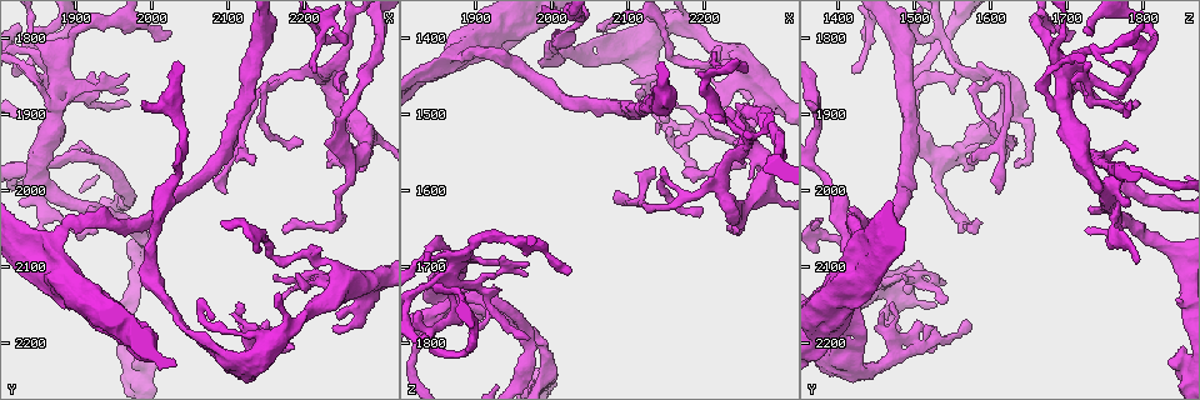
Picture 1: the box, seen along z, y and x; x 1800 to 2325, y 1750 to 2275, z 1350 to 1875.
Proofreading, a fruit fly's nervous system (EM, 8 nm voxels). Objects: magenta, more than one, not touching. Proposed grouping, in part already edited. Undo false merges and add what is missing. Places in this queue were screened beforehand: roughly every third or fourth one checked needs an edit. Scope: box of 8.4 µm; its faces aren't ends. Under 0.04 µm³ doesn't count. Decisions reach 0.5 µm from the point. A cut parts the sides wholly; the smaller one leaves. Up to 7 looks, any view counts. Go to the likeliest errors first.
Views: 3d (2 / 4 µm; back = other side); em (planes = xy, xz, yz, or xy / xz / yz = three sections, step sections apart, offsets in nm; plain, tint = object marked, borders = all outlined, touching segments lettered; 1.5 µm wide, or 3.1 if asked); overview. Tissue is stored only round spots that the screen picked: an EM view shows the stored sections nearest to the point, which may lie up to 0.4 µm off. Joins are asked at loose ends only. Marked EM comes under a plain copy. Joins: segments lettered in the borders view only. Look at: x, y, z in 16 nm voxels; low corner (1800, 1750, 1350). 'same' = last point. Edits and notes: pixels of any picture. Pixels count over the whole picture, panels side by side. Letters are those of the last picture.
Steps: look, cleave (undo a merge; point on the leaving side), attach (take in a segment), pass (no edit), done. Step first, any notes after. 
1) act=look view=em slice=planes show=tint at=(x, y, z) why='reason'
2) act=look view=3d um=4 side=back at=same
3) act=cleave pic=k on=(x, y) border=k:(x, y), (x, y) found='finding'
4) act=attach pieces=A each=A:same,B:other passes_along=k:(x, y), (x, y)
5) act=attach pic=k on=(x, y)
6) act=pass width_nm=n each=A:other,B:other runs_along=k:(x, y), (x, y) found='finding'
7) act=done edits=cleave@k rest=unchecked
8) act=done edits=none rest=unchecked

act=look view=em slice=planes show=borders at=(2245, 1870, 1495) why='tapers out'

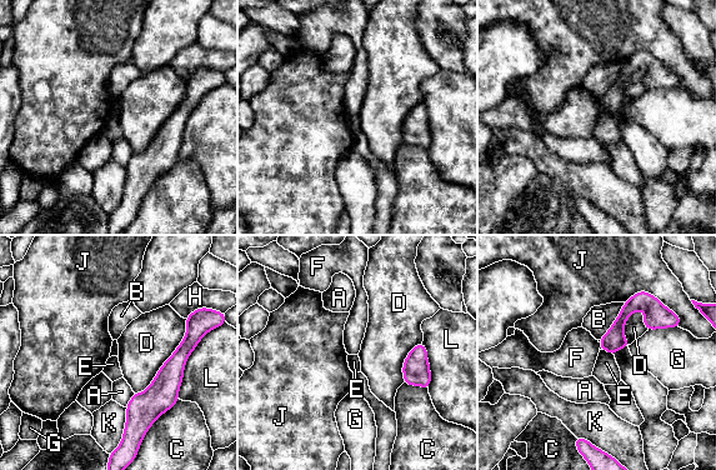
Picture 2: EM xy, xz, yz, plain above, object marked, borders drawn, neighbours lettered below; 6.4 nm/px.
act=pass width_nm=140 each=A:other,B:other,C:other,D:other,E:other,F:other,G:other,H:other,J:other,K:other,L:other border=2:(602, 349), (614, 356) found='none of them fits'

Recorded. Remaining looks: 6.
act=look view=3d um=4 at=(2255, 2115, 1515) why='thick end'

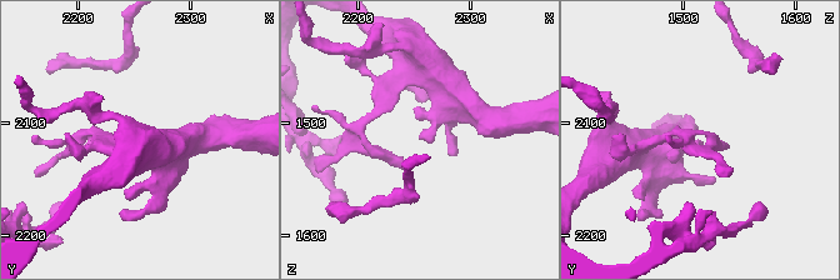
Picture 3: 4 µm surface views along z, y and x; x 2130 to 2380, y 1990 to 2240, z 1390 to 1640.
act=look view=em slice=xz step=8 show=tint at=(2262, 2112, 1516)

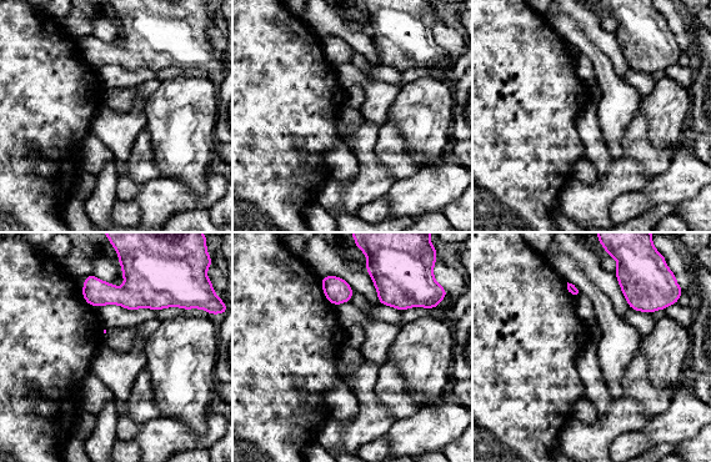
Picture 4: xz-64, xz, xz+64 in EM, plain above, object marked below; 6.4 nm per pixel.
act=look view=em slice=xz step=8 show=borders at=same why='see the neighbours'

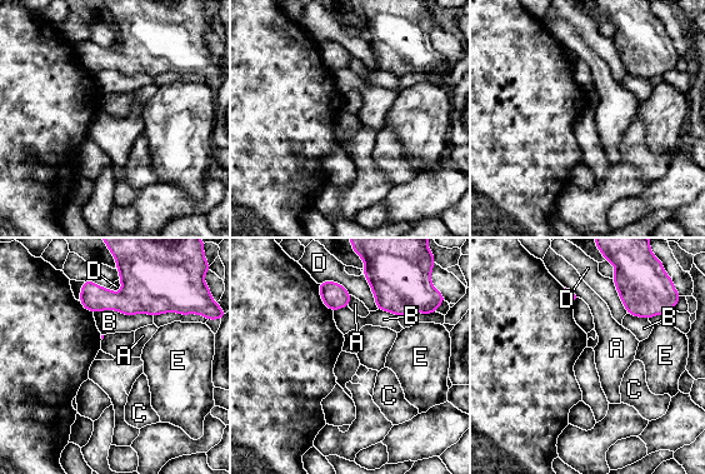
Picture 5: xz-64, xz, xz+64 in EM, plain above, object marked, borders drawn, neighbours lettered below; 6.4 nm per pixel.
act=pass longest_contact=B:380nm each=A:other,B:other,C:other,D:other,E:other border=5:(94, 312), (153, 317) found='none of them fits'

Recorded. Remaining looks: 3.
act=look view=em slice=xy step=4 show=tint at=(2160, 2110, 1485) why='tapers out'

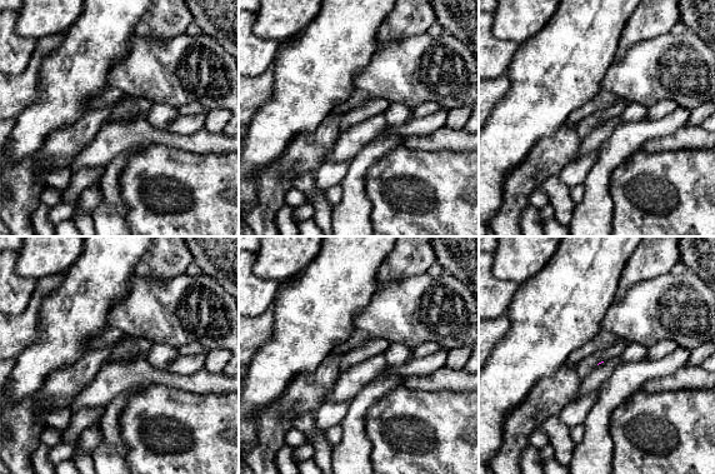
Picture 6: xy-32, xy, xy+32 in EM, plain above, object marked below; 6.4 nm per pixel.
act=look view=em slice=planes show=borders at=same why='cut it another way'

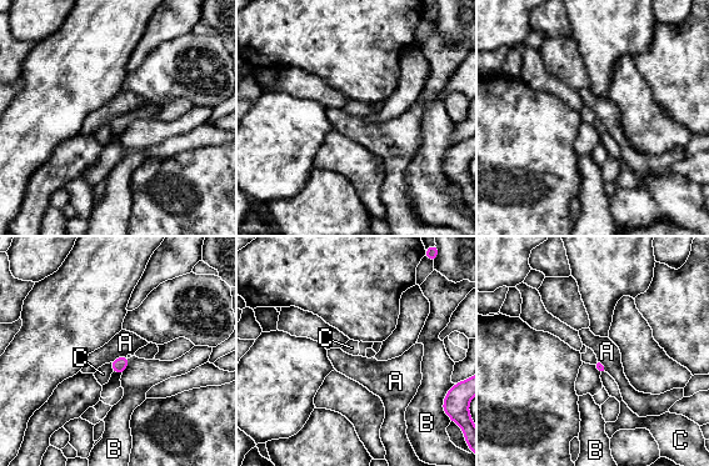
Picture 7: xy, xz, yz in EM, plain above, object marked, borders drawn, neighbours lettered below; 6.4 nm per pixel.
act=pass longest_contact=A:120nm each=A:other,B:other,C:other border=7:(126, 355), (120, 355), (110, 361) found='none of them fits'

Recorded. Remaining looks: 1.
act=done edits=none rest=unchecked

